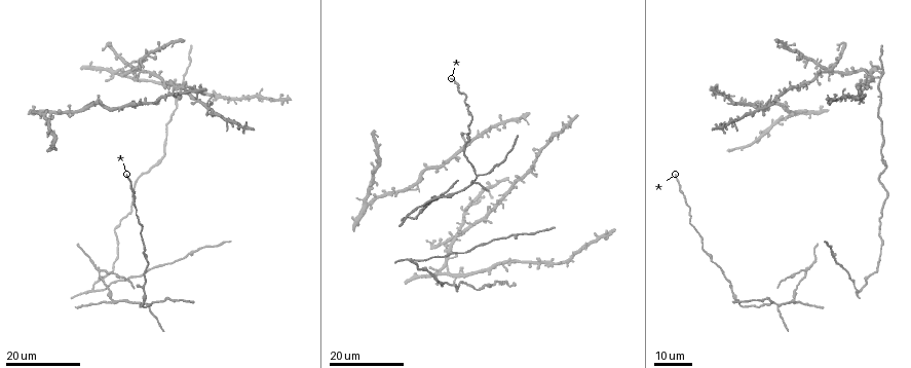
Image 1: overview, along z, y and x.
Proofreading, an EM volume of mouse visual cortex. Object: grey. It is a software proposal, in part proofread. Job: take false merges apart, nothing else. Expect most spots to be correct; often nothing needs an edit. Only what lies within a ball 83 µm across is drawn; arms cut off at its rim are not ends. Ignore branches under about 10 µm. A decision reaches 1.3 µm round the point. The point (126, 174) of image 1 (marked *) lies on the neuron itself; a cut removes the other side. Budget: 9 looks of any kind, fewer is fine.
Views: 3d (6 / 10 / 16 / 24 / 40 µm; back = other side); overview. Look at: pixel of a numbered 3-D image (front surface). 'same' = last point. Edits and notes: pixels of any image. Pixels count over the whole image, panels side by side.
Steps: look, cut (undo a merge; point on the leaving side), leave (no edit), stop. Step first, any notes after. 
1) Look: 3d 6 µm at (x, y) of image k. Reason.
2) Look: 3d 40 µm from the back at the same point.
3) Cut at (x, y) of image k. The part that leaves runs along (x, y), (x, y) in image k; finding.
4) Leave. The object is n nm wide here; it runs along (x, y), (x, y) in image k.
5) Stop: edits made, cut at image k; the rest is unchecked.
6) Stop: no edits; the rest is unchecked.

Look: 3d 16 µm at (213, 115) of image 1. Small branch off a trunk.

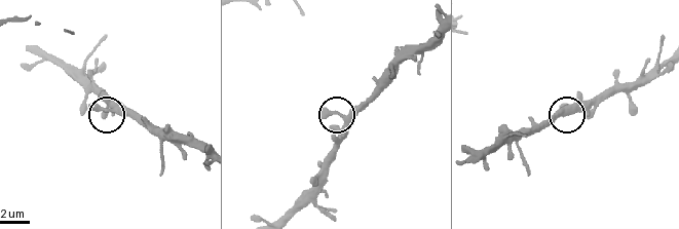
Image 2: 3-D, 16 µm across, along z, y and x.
Look: 3d 6 µm at (114, 112) of image 2.

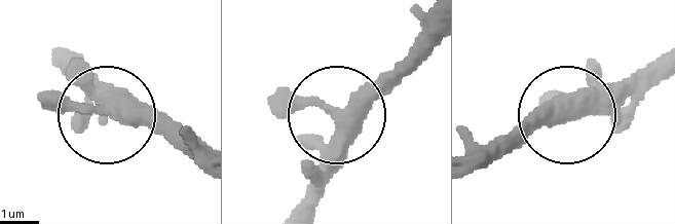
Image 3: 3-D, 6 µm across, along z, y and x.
Look: 3d 6 µm from the back at (338, 113) of image 3.

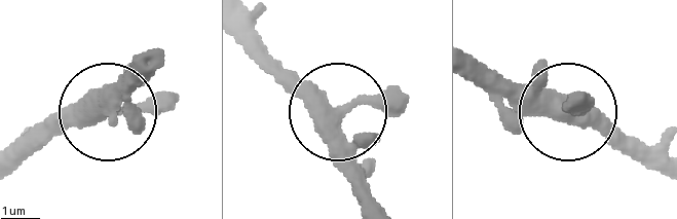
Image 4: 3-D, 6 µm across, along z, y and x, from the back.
Leave. It runs along (378, 202), (338, 116), (247, 28) in image 4; continuous, no second neuron.

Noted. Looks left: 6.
Look: 3d 16 µm at (414, 263) of image 1. A fork.

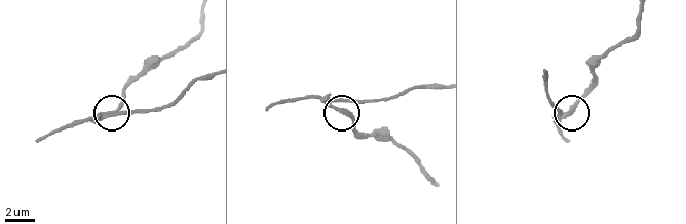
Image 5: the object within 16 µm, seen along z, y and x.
Look: 3d 10 µm at (339, 108) of image 5. Closer look.

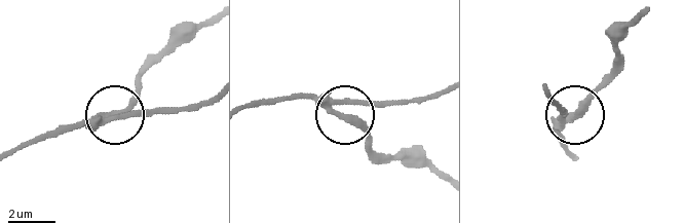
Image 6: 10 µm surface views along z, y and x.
Cut at (354, 124) of image 6. 3 arms meet here; the part that leaves runs along (98, 120), (125, 107), (143, 73), (207, 25) in image 6; two neurons meet here.

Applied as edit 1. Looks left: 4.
Look: 3d 24 µm at (153, 304) of image 1. Three-way junction.

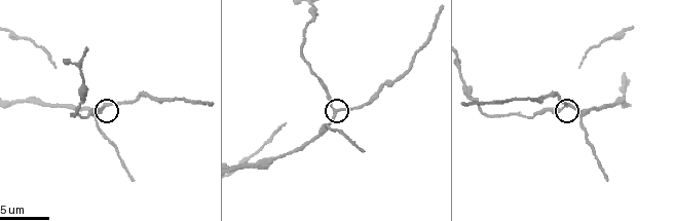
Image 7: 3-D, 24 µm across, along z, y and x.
Look: 3d 6 µm at (566, 105) of image 7.

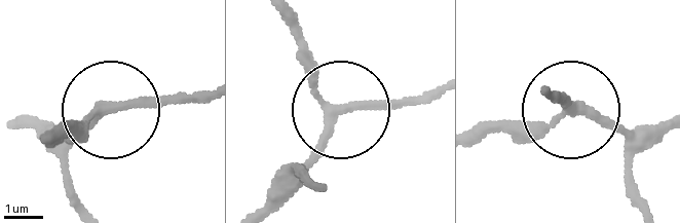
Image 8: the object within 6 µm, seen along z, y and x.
Leave. The side arm is 17 µm long; it runs along (47, 145), (133, 100), (208, 100) in image 8; all the same neuron.

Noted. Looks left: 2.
Look: 3d 16 µm at (110, 301) of image 1. Three arms meet.

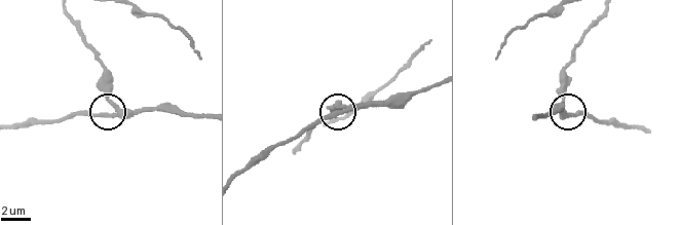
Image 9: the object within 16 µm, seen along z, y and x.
Look: 3d 6 µm at (114, 106) of image 9.

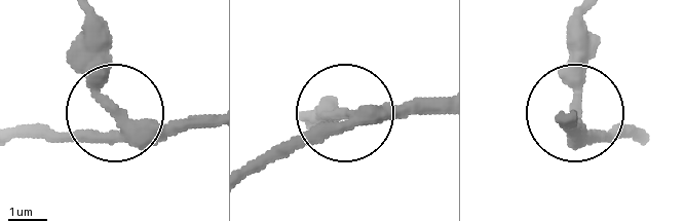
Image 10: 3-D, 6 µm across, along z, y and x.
Cut at (106, 76) of image 10. The object is 310 nm wide here; the part that leaves runs along (123, 124), (104, 78), (101, 20) in image 10; two neurons meet here.

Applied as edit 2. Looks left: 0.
Stop: edits made, cut at image 6, cut at image 10; the rest is unchecked.

